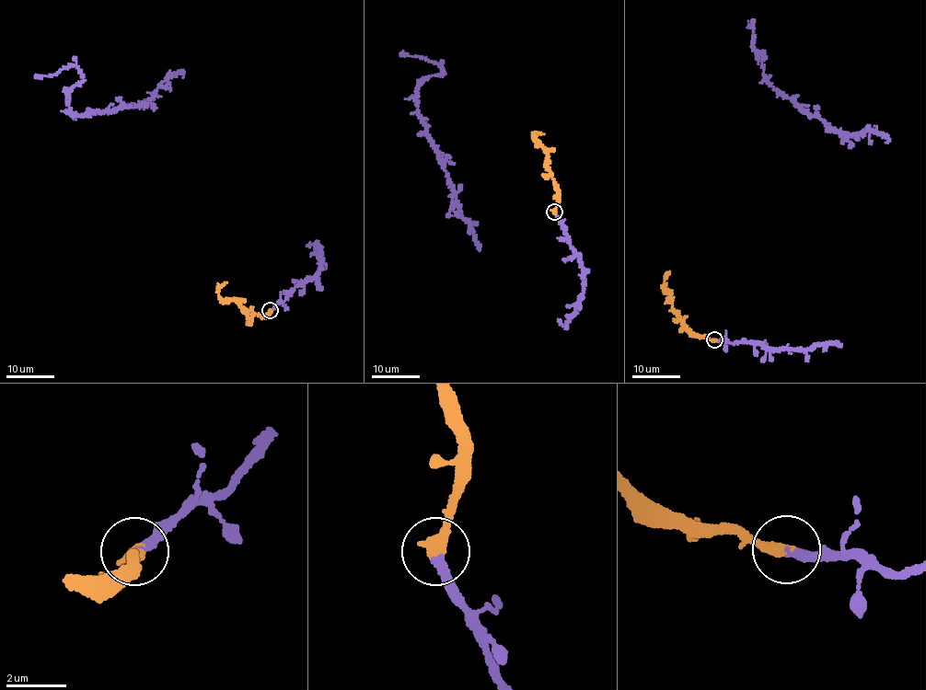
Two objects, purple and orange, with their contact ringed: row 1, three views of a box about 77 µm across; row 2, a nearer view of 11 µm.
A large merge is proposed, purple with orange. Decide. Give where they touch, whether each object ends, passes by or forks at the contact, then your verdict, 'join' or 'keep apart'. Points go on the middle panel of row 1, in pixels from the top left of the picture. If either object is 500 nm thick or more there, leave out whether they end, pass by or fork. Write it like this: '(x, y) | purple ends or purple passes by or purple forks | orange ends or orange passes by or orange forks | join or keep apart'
(554, 212) | purple ends | orange ends | join

